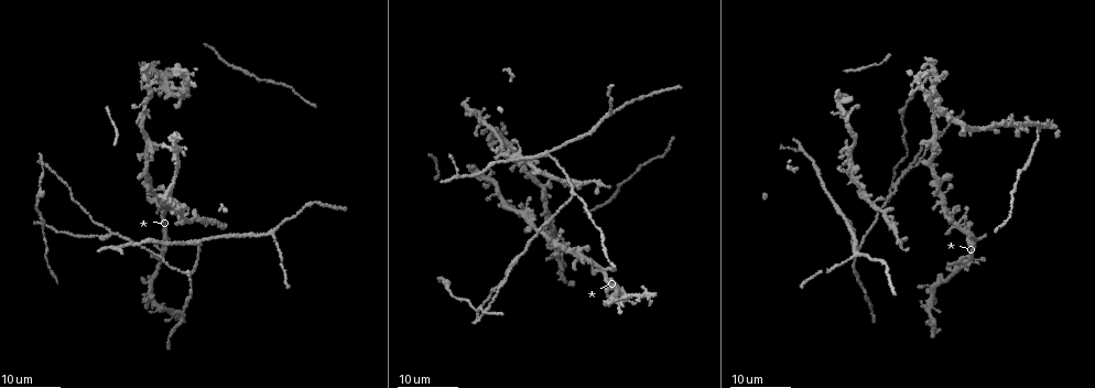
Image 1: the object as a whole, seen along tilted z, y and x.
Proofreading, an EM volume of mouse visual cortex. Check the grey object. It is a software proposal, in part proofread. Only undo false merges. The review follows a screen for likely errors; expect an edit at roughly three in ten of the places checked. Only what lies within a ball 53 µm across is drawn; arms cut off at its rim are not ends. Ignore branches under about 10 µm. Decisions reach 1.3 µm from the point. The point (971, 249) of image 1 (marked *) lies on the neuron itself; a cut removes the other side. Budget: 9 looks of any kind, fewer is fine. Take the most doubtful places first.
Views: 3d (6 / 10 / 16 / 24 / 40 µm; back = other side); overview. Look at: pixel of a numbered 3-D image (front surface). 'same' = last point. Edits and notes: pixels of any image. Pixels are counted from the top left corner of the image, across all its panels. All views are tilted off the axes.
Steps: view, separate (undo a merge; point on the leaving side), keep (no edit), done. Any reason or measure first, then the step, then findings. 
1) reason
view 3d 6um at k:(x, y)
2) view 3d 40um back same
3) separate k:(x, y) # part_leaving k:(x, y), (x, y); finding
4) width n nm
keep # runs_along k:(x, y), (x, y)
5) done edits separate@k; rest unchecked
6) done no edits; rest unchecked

three arms meet
view 3d 24um at 1:(839, 212)

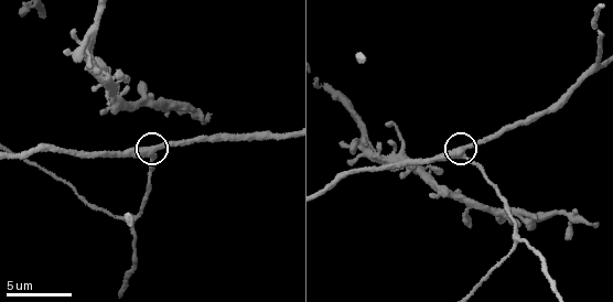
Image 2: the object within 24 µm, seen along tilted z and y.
zoom in
view 3d 6um at 2:(462, 150)

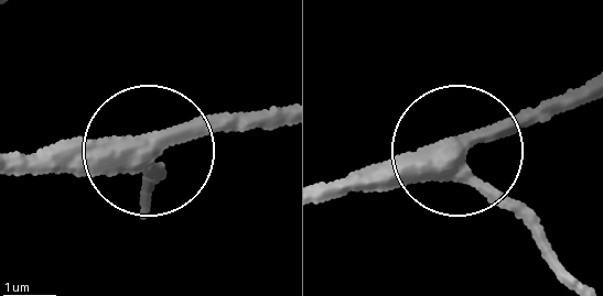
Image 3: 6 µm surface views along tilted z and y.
keep # runs_along 3:(559, 278), (516, 208), (458, 155), (326, 194); one neuron here

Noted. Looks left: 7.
four or more arms meet
view 3d 24um at 1:(147, 90)

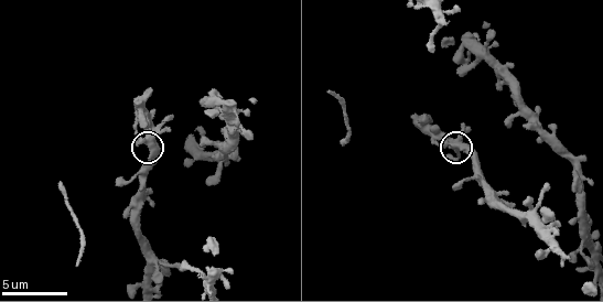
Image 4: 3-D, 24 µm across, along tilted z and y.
view 3d 6um at 4:(455, 145)

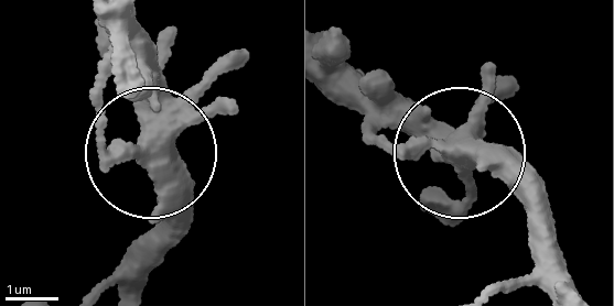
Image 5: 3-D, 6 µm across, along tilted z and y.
arms 4
keep # runs_along 5:(559, 286), (496, 172), (357, 67); continuous, no second neuron

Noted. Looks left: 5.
three-way junction
view 3d 16um at 1:(896, 187)

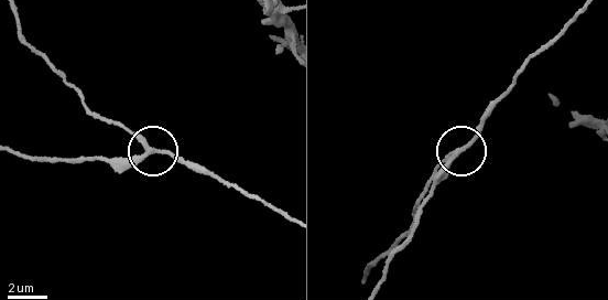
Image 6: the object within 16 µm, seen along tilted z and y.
view 3d 10um at 6:(454, 155)

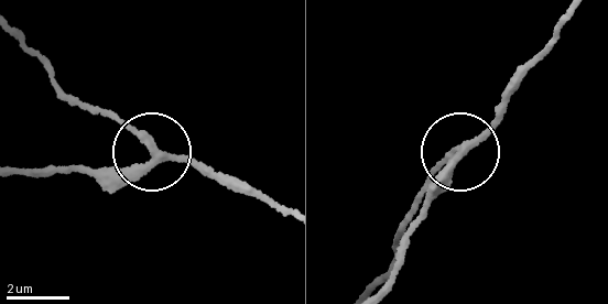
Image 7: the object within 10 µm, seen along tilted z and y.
side_arm 20 um; arms 3
keep # all the same neuron

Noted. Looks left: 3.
branch point
view 3d 10um at 2:(514, 244)

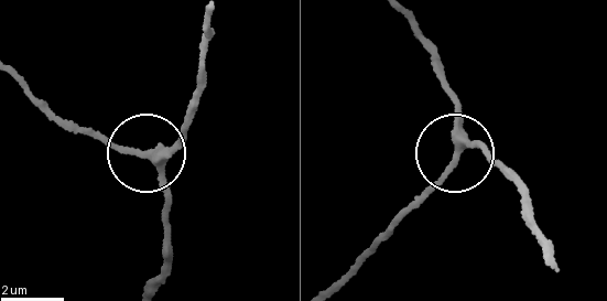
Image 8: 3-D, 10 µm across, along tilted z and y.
closer look
view 3d 6um at 8:(150, 153)

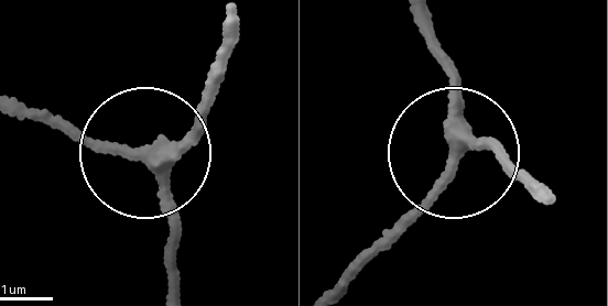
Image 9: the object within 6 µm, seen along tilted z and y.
width 250 nm
keep # runs_along 9:(539, 192), (486, 140), (453, 142), (427, 39); continuous, no second neuron

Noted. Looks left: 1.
done no edits; rest unchecked

